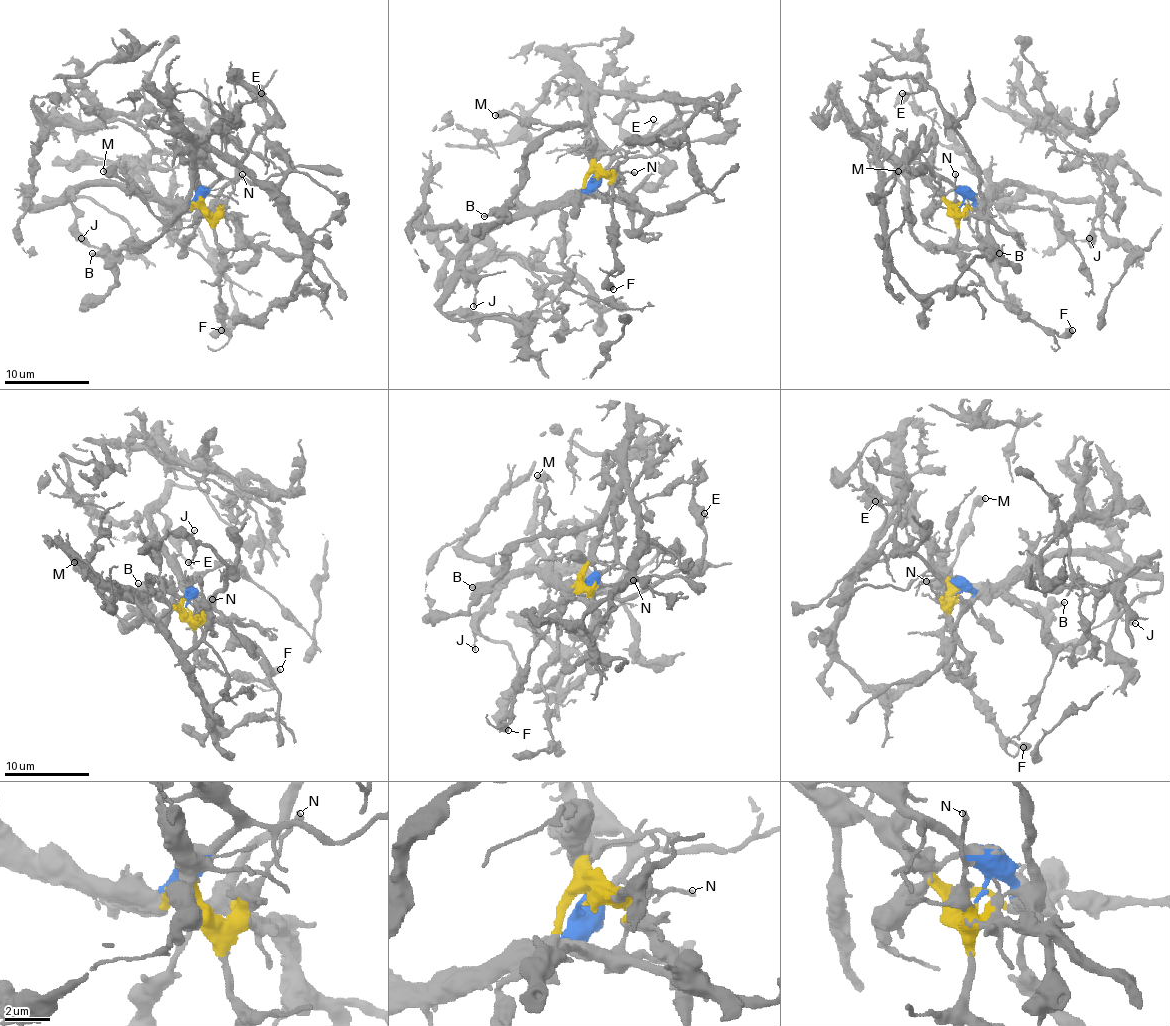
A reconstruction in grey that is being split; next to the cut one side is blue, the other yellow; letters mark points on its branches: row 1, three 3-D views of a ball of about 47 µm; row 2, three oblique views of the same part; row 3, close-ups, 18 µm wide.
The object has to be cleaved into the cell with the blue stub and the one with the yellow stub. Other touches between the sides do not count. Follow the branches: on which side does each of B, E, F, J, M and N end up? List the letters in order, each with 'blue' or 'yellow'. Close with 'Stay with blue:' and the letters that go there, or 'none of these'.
B: yellow
E: blue
F: yellow
J: blue
M: yellow
N: yellow
Stay with blue: E, J

